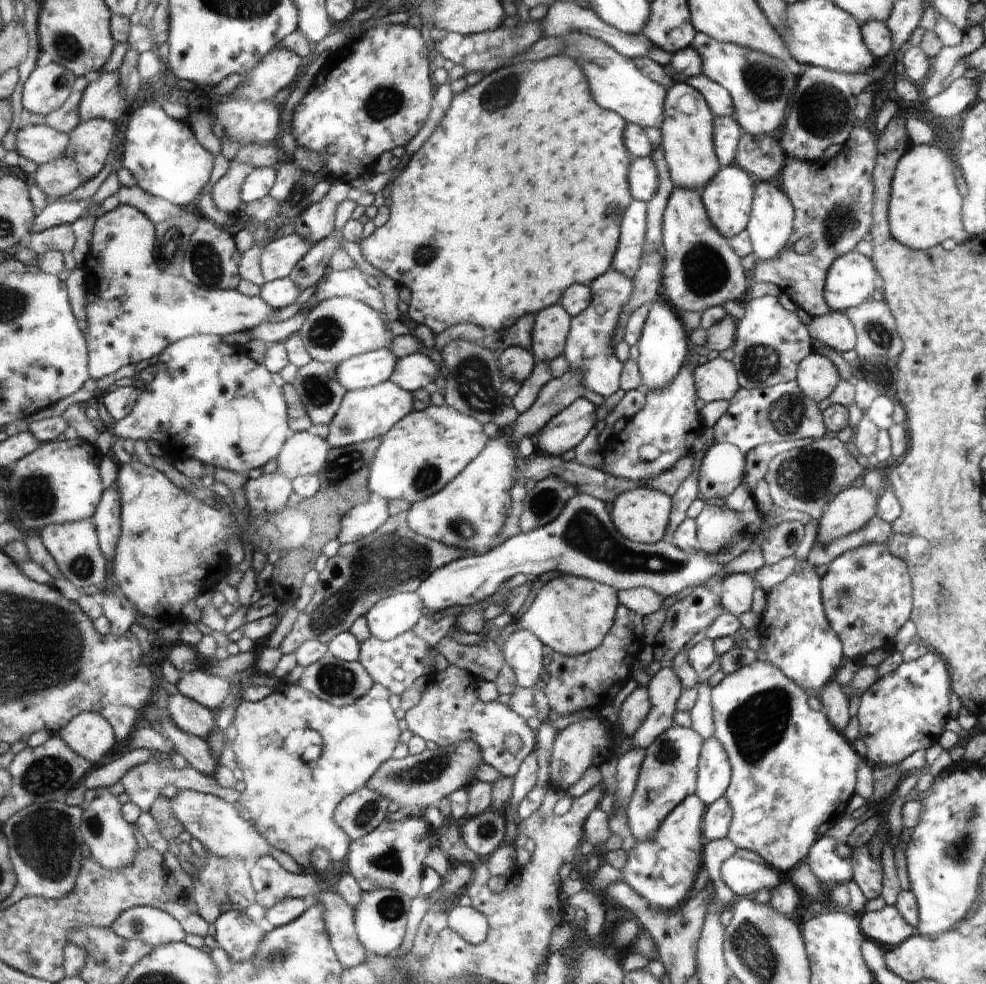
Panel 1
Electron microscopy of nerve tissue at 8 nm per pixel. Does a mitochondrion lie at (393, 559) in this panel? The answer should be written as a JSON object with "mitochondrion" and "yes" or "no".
{"mitochondrion":"yes"}

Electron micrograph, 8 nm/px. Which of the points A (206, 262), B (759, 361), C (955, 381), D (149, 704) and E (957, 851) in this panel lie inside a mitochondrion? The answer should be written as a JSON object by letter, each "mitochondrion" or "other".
{"A":"mitochondrion","B":"mitochondrion","C":"other","D":"other","E":"mitochondrion"}

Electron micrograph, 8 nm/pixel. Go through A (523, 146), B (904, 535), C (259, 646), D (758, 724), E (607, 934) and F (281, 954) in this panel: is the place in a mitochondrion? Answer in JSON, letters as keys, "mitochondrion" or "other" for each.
{"A":"other","B":"other","C":"other","D":"mitochondrion","E":"other","F":"mitochondrion"}

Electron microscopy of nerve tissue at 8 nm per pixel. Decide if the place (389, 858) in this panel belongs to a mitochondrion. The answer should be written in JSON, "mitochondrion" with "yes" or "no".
{"mitochondrion":"yes"}

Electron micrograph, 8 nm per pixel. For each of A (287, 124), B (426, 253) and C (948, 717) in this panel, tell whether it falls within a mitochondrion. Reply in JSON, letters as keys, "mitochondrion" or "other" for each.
{"A":"other","B":"mitochondrion","C":"other"}

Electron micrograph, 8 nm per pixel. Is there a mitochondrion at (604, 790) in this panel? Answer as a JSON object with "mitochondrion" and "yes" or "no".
{"mitochondrion":"no"}

